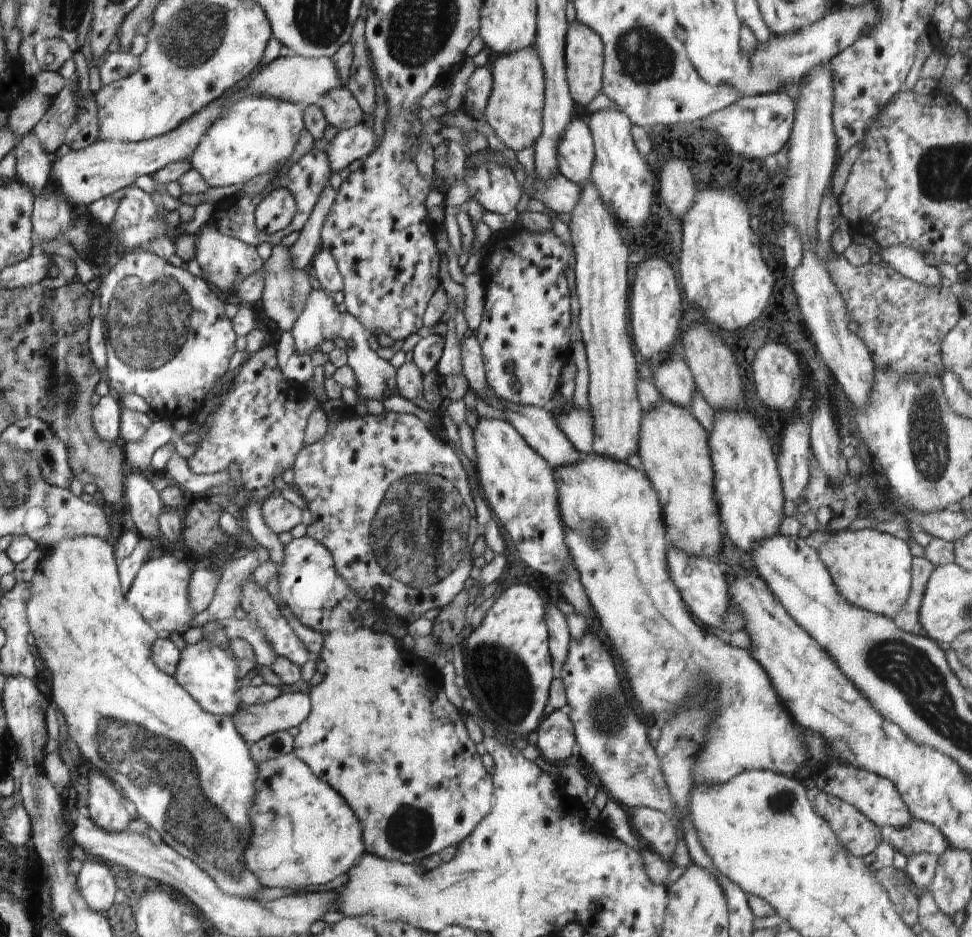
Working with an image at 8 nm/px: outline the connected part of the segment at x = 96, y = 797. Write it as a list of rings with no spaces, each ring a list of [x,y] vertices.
[[[92,769],[84,781],[89,787],[90,796],[86,799],[86,806],[92,822],[110,832],[129,830],[133,816],[123,806],[124,796],[103,773],[95,774],[94,771]]]

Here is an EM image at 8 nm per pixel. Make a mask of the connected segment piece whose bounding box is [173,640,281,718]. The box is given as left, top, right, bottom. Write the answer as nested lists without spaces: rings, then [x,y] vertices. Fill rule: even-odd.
[[[200,640],[193,645],[187,644],[180,654],[181,658],[173,678],[206,713],[231,718],[241,709],[257,703],[271,702],[281,694],[280,687],[265,683],[258,687],[247,684],[247,687],[242,688],[237,676],[239,660],[236,660],[231,650],[224,651],[210,642]]]

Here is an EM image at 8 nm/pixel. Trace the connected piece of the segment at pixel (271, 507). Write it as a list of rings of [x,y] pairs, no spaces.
[[[278,493],[271,495],[262,504],[262,514],[266,518],[268,528],[272,528],[278,535],[290,532],[295,526],[302,523],[302,513],[300,508],[284,500]]]

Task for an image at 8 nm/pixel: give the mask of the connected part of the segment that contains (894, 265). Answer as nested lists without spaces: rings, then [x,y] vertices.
[[[894,246],[882,250],[879,254],[882,256],[883,264],[887,264],[895,272],[909,280],[928,287],[945,284],[939,270],[929,266],[924,261],[923,255],[916,250],[904,246]]]

